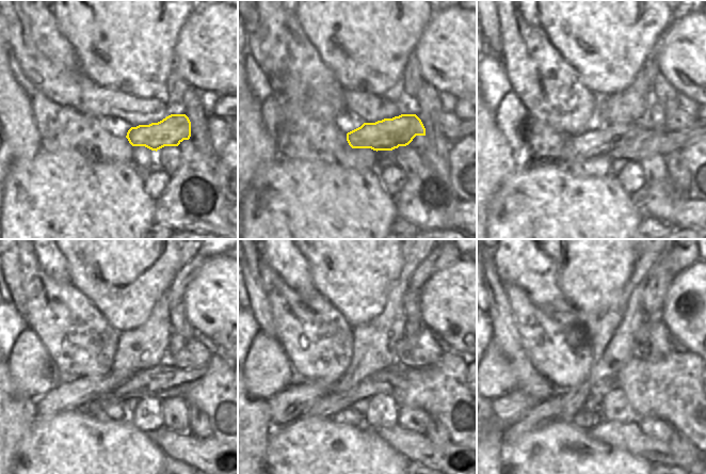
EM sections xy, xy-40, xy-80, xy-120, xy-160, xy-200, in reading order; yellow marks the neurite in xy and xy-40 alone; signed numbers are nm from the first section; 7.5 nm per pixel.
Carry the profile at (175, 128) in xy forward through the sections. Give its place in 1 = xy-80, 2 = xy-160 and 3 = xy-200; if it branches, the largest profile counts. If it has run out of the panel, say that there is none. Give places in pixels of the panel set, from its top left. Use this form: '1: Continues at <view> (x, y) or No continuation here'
1: Continues at xy-80 (596, 141)
2: Continues at xy-160 (290, 404)
3: Continues at xy-200 (509, 409).

